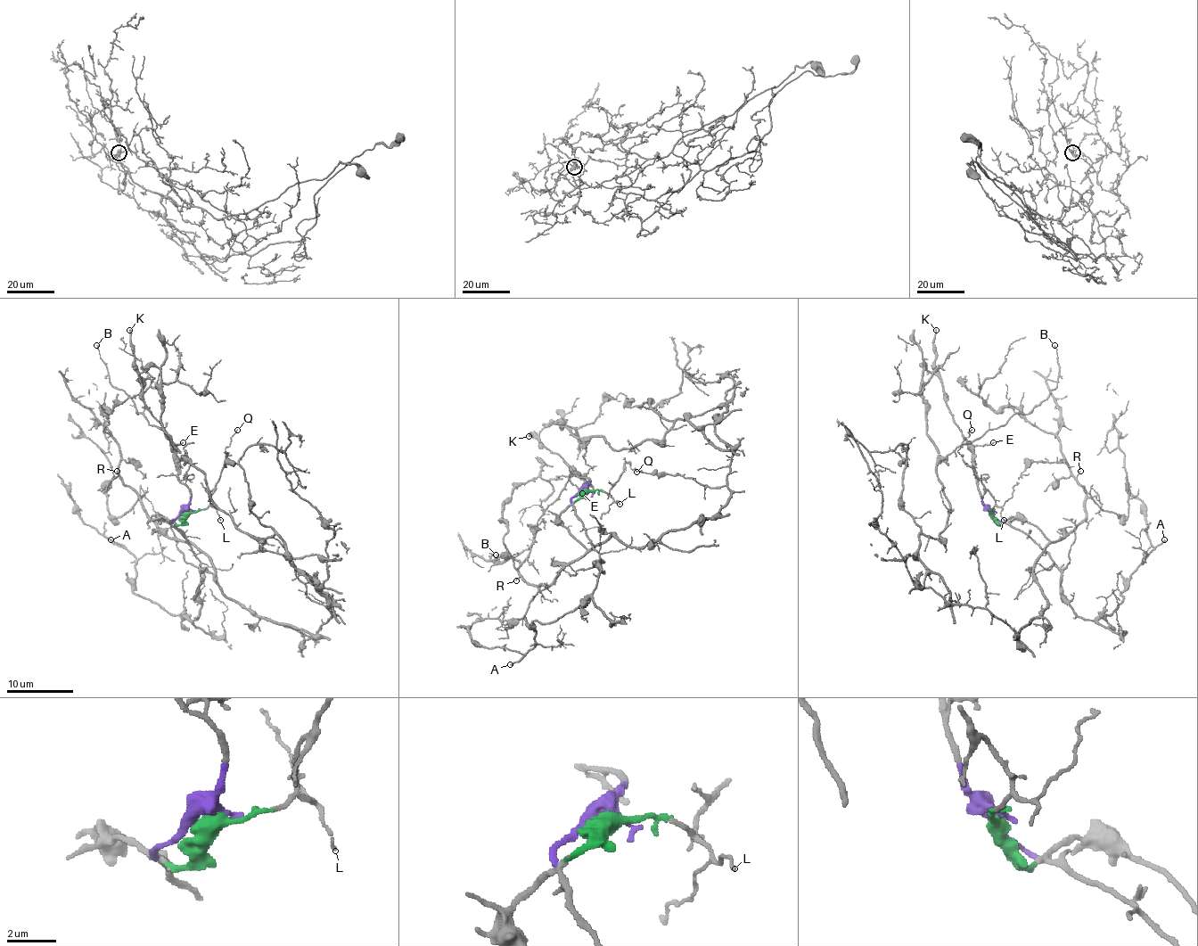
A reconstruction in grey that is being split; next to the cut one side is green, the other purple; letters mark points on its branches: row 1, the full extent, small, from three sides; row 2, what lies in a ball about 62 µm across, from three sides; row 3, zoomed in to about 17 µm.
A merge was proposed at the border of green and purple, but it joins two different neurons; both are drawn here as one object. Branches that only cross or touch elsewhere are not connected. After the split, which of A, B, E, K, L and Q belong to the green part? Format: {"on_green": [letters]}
{"on_green": ["L", "Q"]}

